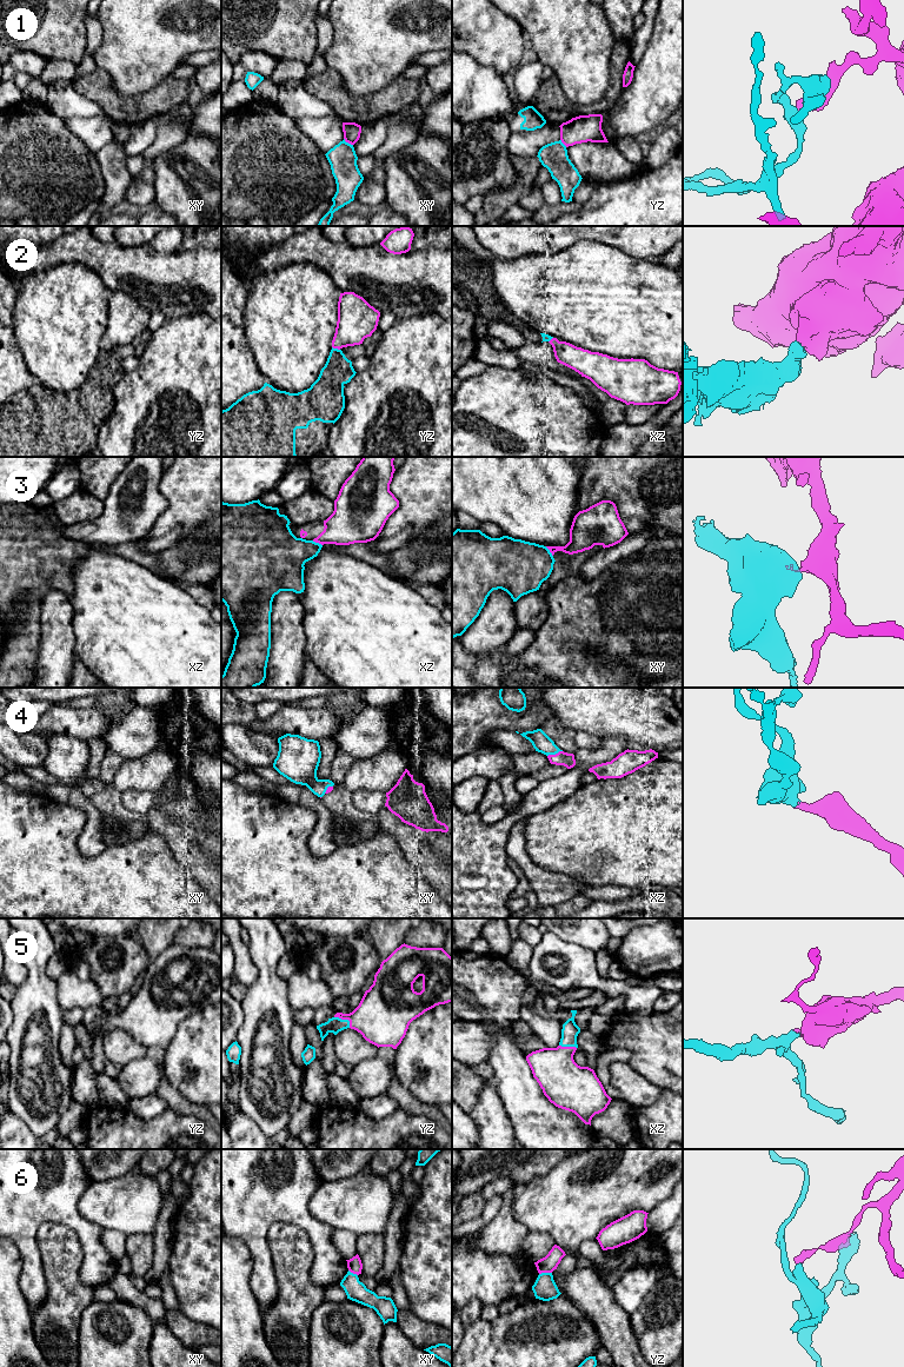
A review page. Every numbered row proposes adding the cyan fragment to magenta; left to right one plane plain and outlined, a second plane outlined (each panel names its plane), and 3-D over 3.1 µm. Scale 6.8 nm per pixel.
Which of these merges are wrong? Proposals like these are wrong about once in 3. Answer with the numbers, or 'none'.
2, 3, 6

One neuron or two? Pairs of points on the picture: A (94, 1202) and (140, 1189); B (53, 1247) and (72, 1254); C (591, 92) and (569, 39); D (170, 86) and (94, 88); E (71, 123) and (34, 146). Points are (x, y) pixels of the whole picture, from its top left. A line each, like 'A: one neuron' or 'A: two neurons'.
A: one neuron
B: one neuron
C: one neuron
D: one neuron
E: two neurons

